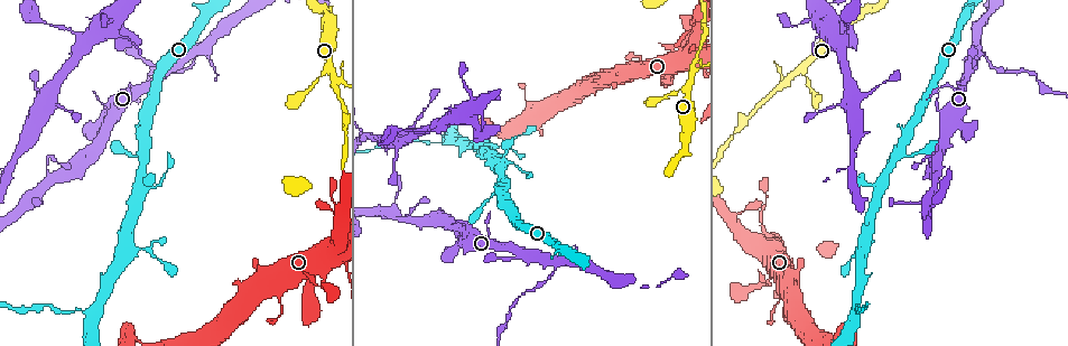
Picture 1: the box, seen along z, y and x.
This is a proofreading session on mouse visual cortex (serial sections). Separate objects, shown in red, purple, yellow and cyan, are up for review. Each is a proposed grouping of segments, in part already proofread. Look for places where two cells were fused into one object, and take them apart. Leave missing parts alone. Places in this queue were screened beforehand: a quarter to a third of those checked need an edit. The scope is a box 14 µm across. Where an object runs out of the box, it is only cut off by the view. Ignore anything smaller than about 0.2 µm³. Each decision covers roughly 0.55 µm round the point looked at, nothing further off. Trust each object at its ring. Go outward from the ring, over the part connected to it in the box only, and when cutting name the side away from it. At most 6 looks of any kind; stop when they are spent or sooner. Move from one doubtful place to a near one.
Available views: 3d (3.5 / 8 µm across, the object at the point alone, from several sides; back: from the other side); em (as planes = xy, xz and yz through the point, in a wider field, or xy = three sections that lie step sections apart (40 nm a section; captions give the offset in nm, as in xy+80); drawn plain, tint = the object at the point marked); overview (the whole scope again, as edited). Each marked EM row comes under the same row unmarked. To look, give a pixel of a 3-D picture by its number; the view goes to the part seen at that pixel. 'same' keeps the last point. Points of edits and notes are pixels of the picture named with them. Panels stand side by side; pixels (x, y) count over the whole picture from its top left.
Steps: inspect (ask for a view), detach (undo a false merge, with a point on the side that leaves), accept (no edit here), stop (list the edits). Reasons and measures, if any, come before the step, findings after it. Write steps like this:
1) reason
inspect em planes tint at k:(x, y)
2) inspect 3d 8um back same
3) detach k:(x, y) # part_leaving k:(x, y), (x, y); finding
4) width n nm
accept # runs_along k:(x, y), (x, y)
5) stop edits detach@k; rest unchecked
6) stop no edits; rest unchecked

two arms in line, one across
inspect em xy step 3 tint at 1:(195, 53)

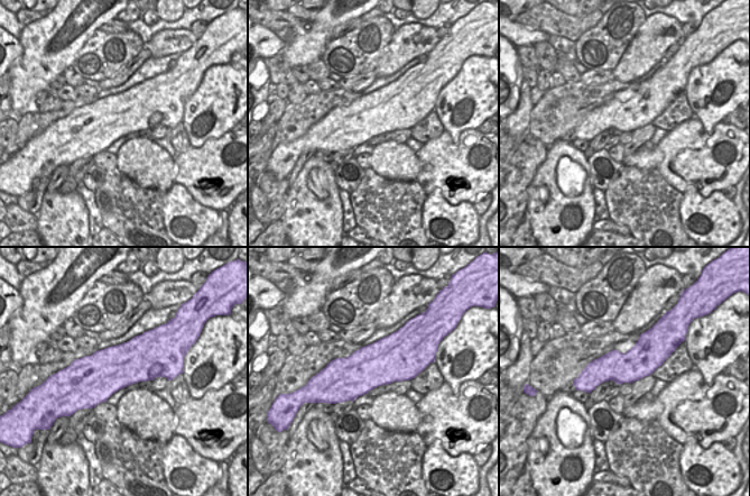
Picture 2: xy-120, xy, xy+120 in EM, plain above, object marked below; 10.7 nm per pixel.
inspect 3d 3.5um same

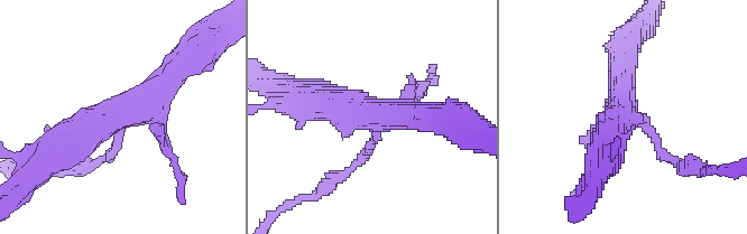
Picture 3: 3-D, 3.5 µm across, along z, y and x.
width 480 nm
detach 3:(666, 156) # part_leaving 3:(648, 129), (666, 157), (706, 170); two cells meet here

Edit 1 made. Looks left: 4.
inspect overview

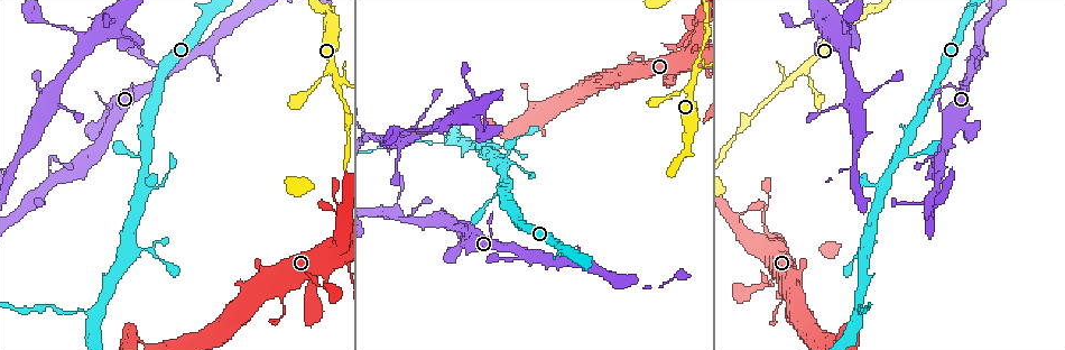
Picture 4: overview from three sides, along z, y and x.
branch point
inspect 3d 3.5um at 4:(338, 83)

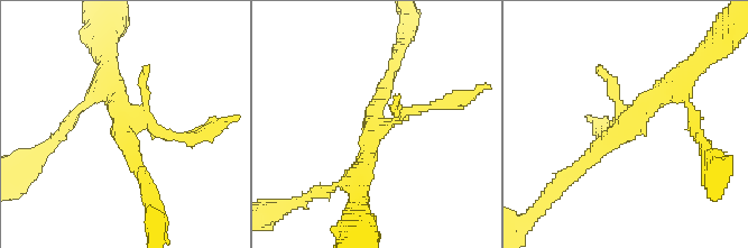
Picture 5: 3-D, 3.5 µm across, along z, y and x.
accept # one cell here

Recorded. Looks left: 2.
small branch off a trunk
inspect 3d 3.5um at 4:(454, 141)

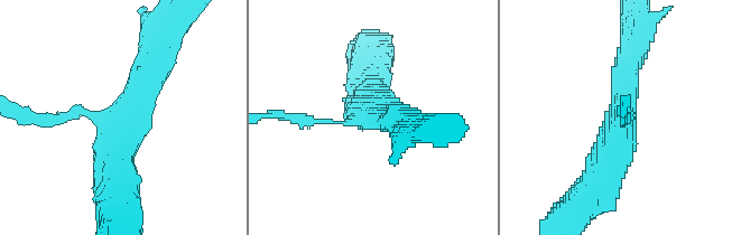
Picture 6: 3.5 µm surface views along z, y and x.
inspect em xy step 2 tint at 6:(121, 118)

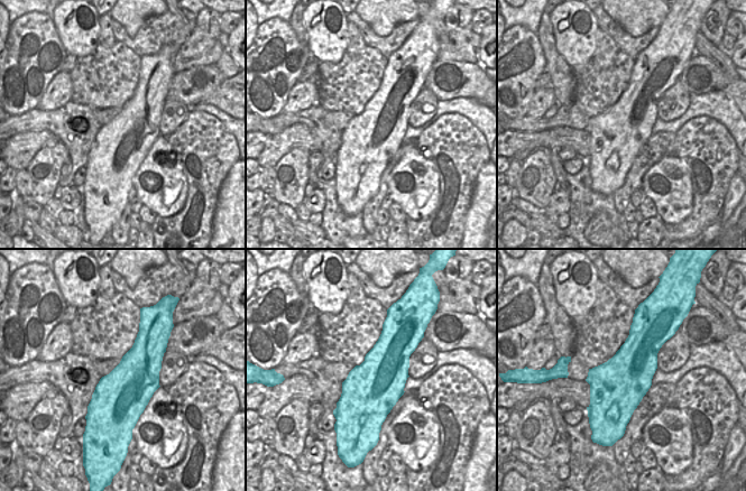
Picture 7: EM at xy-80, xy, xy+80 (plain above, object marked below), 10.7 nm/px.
arm_widths 100, 400, 450 nm
detach 6:(302, 120) # part_leaving 6:(337, 122), (279, 116); two cells meet here

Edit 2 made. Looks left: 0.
stop edits detach@3, detach@6; rest unchecked

